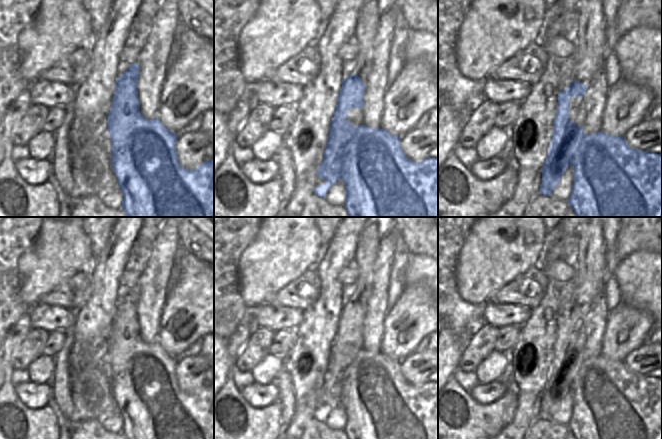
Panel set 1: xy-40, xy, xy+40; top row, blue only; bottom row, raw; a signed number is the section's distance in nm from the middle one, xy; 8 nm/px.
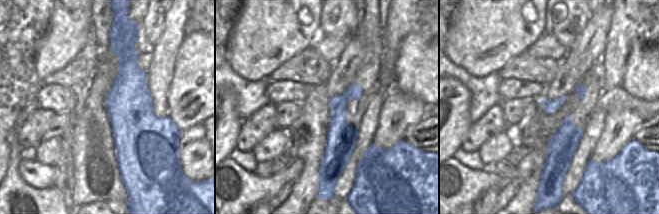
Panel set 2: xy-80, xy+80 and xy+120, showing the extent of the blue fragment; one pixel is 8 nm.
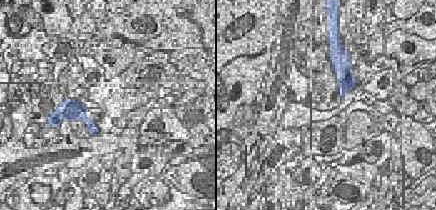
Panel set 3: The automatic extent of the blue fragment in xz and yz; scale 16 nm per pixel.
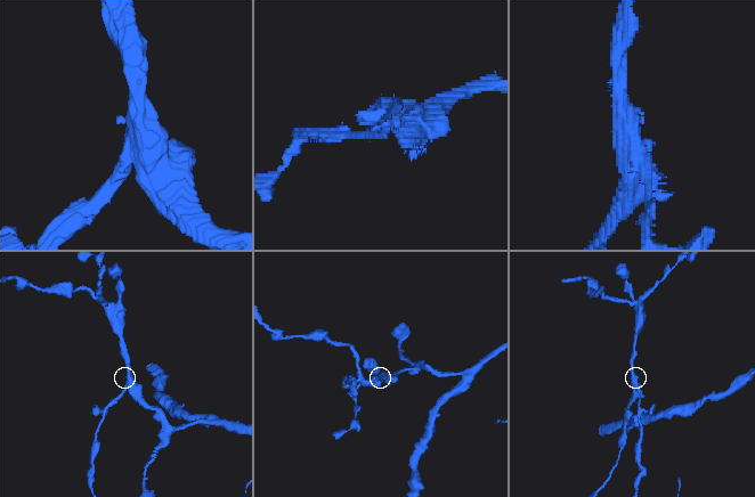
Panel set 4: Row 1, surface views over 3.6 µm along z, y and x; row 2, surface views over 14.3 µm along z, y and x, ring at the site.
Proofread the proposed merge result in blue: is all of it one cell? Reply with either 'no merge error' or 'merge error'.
merge error

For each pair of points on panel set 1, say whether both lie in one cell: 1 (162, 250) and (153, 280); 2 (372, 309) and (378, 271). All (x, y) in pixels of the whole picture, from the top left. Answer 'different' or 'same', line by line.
1: same
2: same

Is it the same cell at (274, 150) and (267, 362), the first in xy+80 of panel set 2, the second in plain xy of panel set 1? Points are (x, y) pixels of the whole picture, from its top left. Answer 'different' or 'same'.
same

